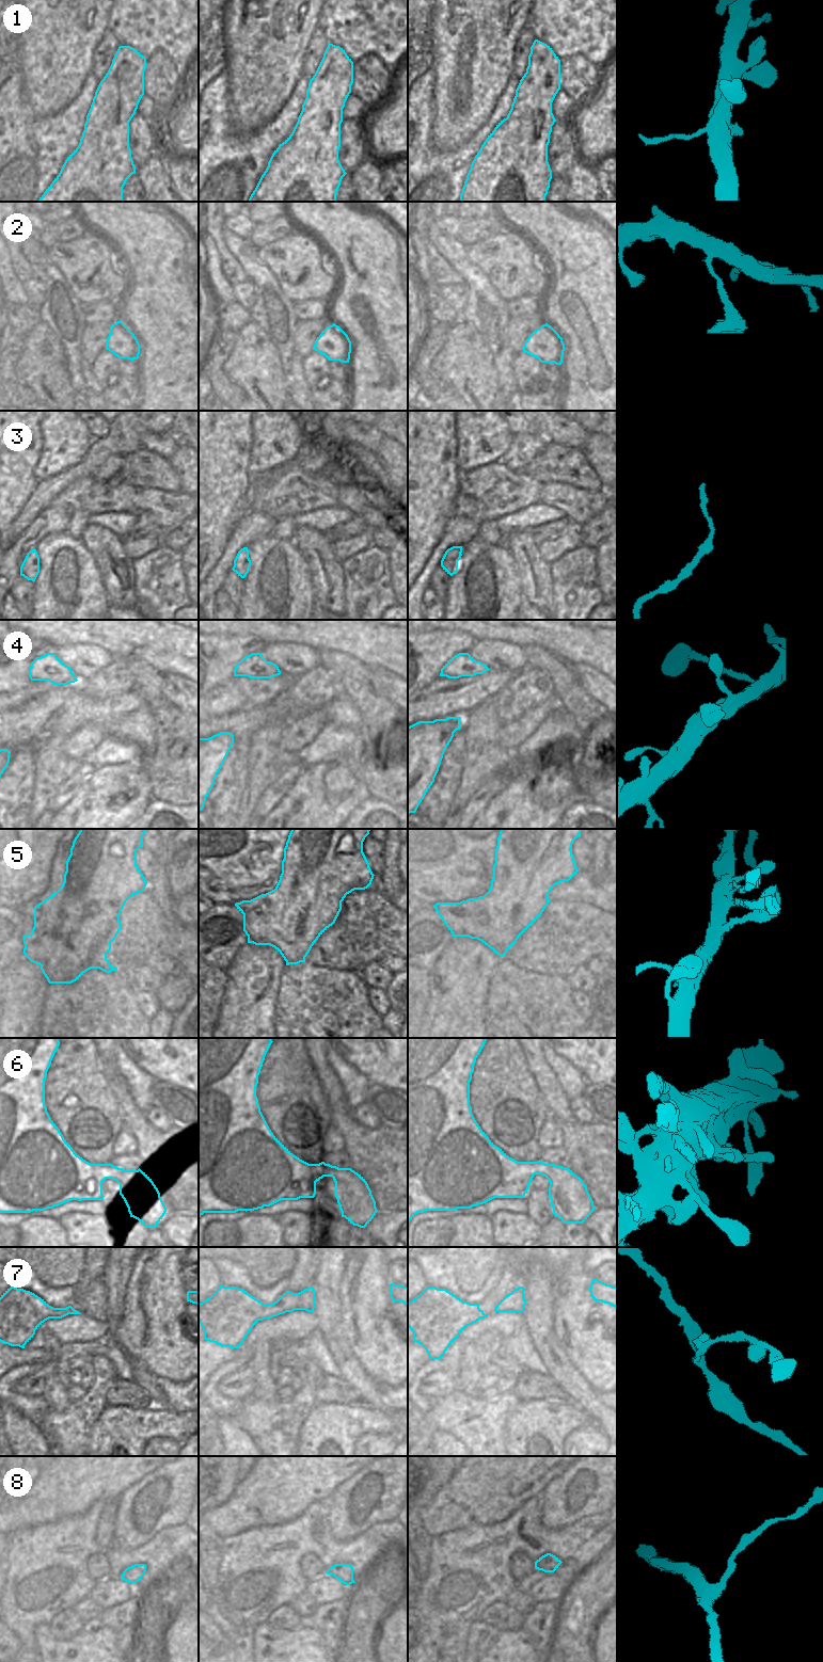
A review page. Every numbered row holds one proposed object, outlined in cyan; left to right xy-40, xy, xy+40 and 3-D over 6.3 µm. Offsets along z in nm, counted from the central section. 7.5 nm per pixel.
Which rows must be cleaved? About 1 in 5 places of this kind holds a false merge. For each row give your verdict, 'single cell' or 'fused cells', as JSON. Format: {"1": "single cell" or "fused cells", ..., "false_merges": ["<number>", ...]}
{"1": "single cell", "2": "fused cells", "3": "single cell", "4": "single cell", "5": "single cell", "6": "single cell", "7": "single cell", "8": "single cell", "false_merges": ["2"]}

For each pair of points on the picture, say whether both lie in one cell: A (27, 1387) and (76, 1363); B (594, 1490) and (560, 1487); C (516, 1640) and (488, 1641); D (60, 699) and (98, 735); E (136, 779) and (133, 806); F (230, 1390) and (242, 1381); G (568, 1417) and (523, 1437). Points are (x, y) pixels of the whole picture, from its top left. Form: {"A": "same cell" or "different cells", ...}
{"A": "same cell", "B": "same cell", "C": "same cell", "D": "different cells", "E": "same cell", "F": "same cell", "G": "same cell"}

